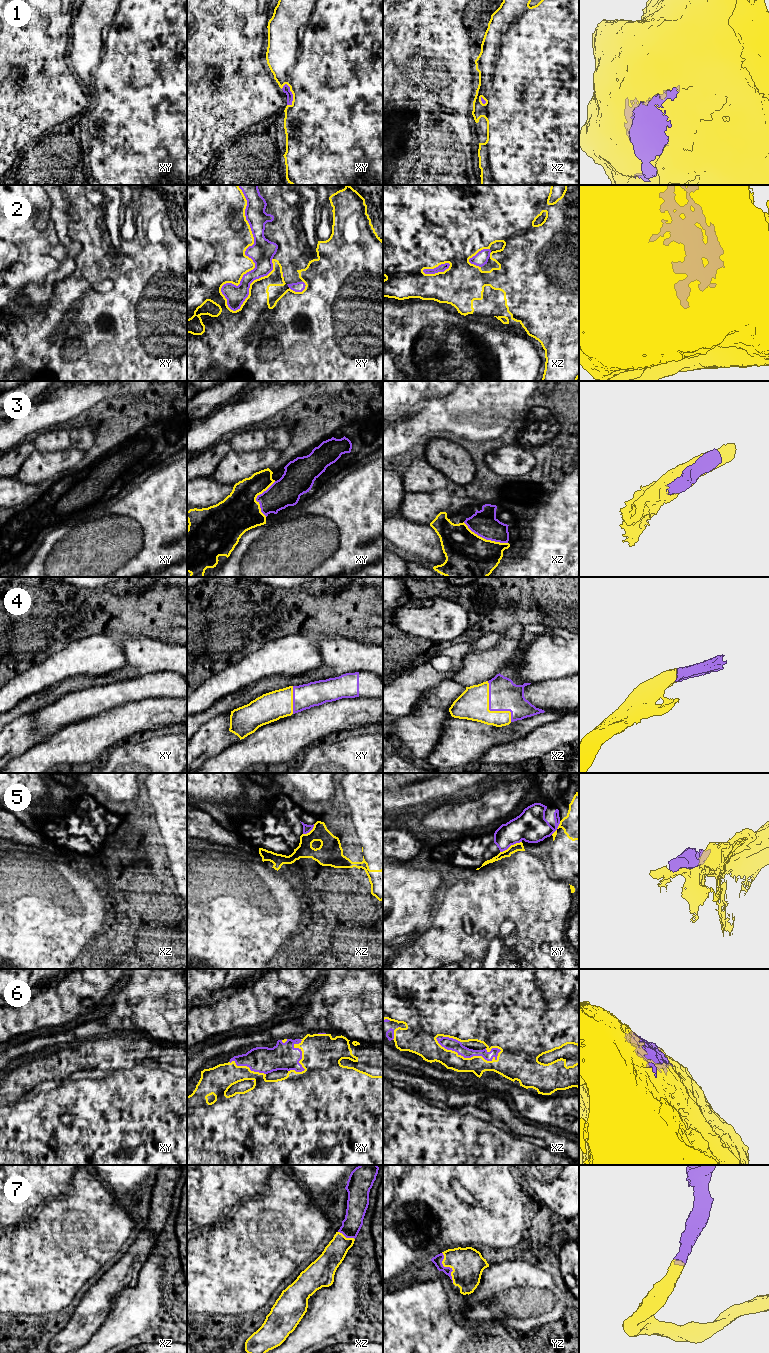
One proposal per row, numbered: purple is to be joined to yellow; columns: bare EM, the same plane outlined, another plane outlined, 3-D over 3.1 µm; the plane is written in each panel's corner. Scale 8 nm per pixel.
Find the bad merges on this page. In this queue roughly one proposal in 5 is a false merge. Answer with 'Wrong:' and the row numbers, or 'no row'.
Wrong: 5

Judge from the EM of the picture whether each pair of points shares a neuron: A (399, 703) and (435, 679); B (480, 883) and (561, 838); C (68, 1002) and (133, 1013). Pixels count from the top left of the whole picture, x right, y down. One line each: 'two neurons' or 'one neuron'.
A: one neuron
B: two neurons
C: two neurons

